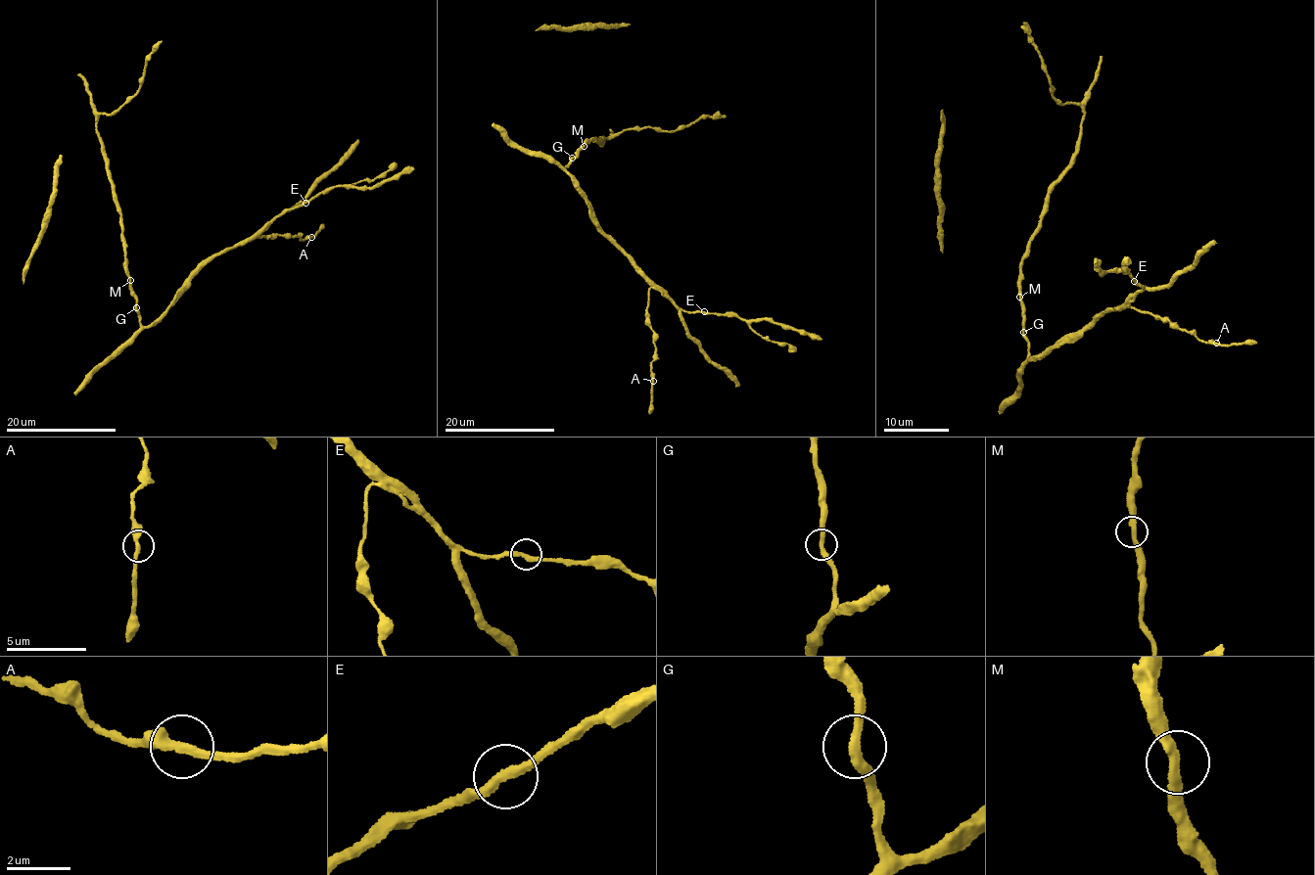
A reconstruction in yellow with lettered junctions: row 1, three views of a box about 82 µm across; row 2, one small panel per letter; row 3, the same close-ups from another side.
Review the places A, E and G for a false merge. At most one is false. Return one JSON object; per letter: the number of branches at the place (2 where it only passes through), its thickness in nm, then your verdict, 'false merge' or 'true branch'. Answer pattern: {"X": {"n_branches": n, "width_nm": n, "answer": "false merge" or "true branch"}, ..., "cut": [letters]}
{"A": {"n_branches": 2, "width_nm": 320, "answer": "true branch"}, "E": {"n_branches": 2, "width_nm": 300, "answer": "true branch"}, "G": {"n_branches": 2, "width_nm": 300, "answer": "true branch"}, "cut": []}

